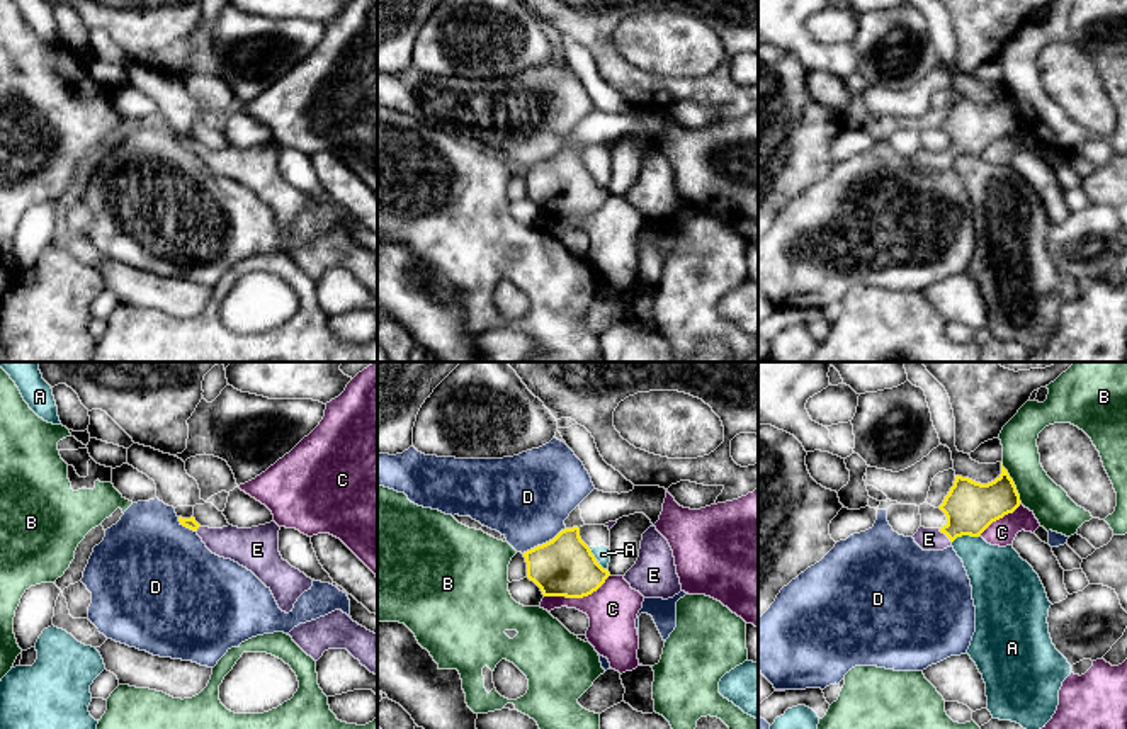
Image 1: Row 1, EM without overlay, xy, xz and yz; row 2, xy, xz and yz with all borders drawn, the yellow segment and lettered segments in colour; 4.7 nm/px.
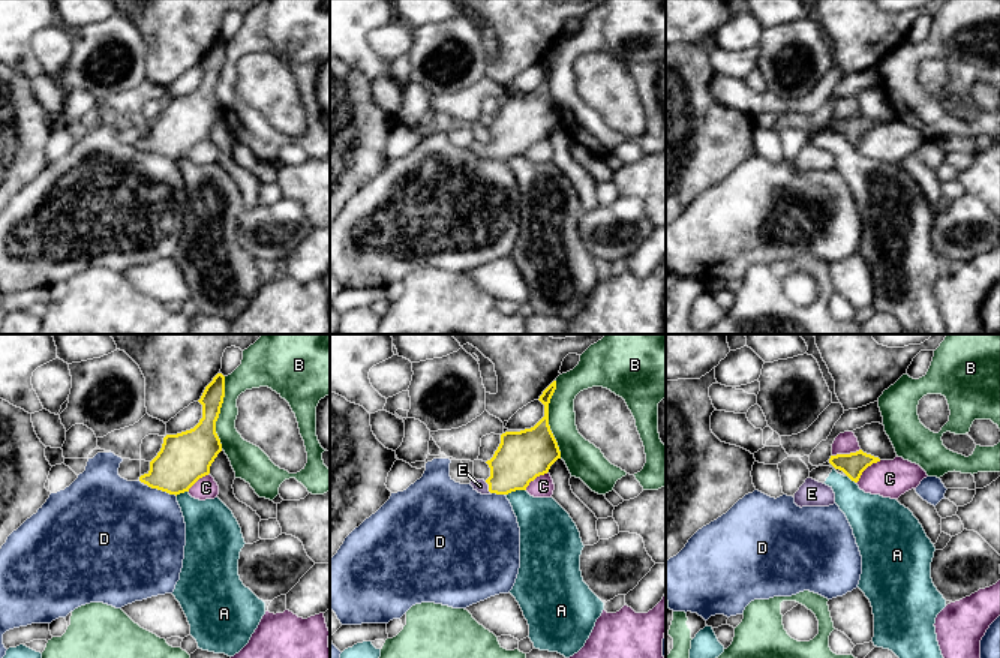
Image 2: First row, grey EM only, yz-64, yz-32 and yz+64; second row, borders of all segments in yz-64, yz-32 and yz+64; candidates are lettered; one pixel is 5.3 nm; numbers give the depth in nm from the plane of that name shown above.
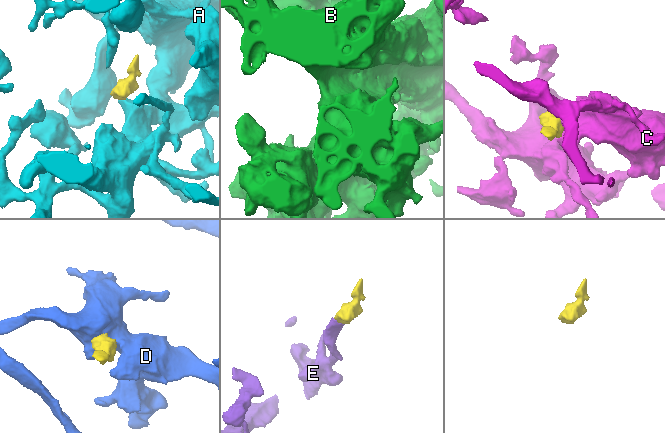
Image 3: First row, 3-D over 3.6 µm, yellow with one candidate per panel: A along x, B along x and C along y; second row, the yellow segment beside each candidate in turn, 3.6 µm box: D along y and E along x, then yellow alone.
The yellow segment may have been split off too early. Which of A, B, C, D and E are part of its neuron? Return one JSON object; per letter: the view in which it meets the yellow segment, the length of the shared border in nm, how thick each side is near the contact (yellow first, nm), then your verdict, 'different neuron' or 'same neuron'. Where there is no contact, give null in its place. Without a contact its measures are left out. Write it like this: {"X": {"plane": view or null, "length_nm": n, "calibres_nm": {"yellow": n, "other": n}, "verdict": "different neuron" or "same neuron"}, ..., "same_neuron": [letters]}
{"A": {"plane": "yz", "length_nm": 140, "calibres_nm": {"yellow": 240, "other": 280}, "verdict": "different neuron"}, "B": {"plane": "yz", "length_nm": 220, "calibres_nm": {"yellow": 240, "other": 190}, "verdict": "different neuron"}, "C": {"plane": "xz", "length_nm": 320, "calibres_nm": {"yellow": 280, "other": 240}, "verdict": "different neuron"}, "D": {"plane": "xz", "length_nm": 240, "calibres_nm": {"yellow": 280, "other": 420}, "verdict": "different neuron"}, "E": {"plane": "yz", "length_nm": 90, "calibres_nm": {"yellow": 240, "other": 110}, "verdict": "same neuron"}, "same_neuron": ["E"]}

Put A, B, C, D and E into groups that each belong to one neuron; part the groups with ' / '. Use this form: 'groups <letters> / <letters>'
groups A / B / C / D / E

